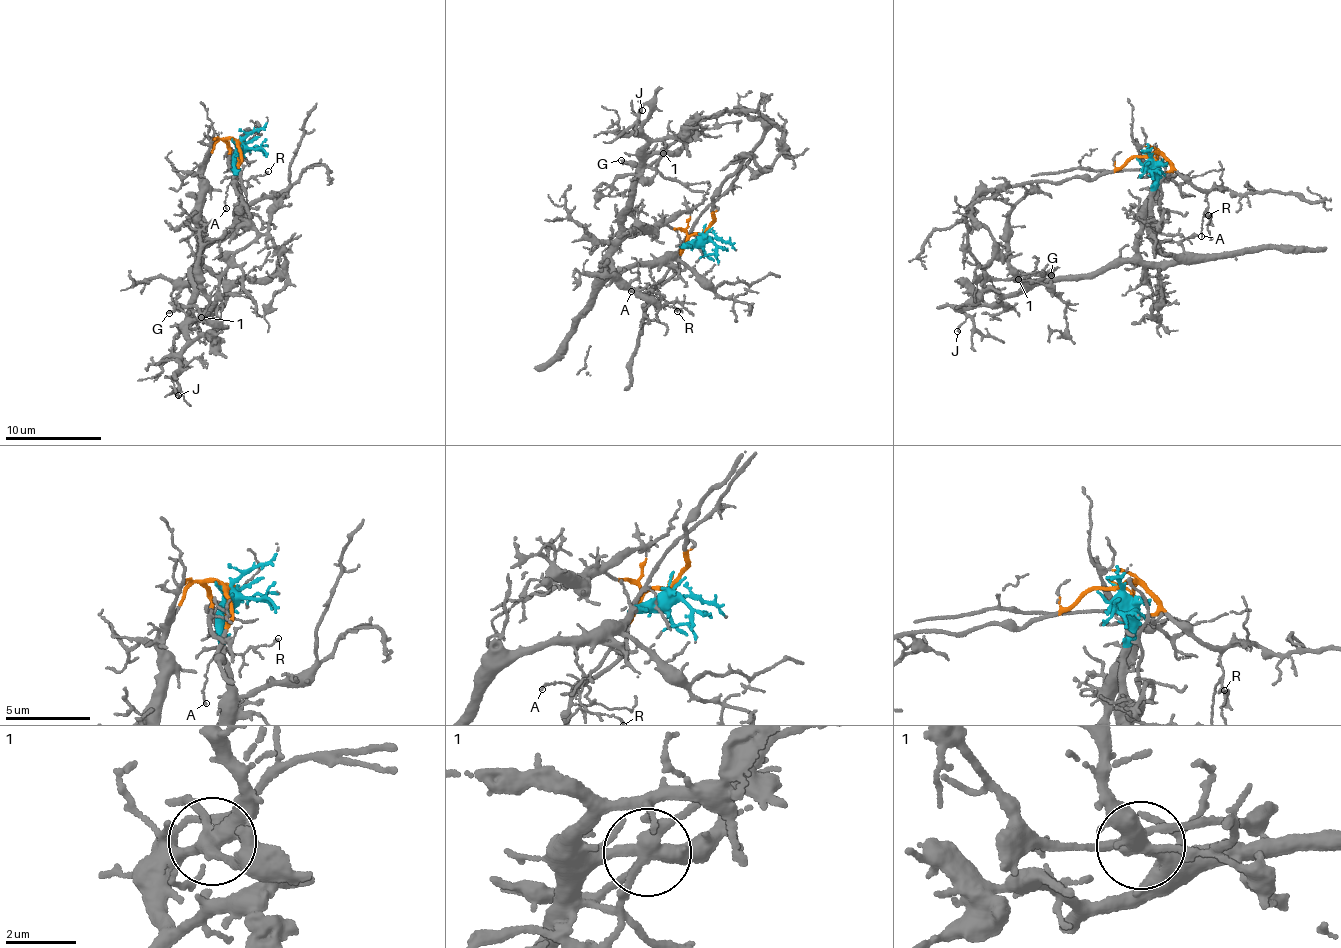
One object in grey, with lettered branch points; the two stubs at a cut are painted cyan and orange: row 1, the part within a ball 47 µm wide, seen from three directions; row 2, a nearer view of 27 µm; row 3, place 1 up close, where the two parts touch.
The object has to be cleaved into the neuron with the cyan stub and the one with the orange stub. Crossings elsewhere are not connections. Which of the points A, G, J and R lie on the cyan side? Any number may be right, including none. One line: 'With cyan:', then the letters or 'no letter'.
With cyan: J

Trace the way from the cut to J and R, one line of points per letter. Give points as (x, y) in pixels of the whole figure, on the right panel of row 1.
J: (1147, 154), (1151, 238), (1173, 261), (1116, 259), (1085, 276), (1022, 287), (964, 308), (957, 332)
R: (1147, 154), (1164, 156), (1187, 183), (1207, 195), (1209, 215)

